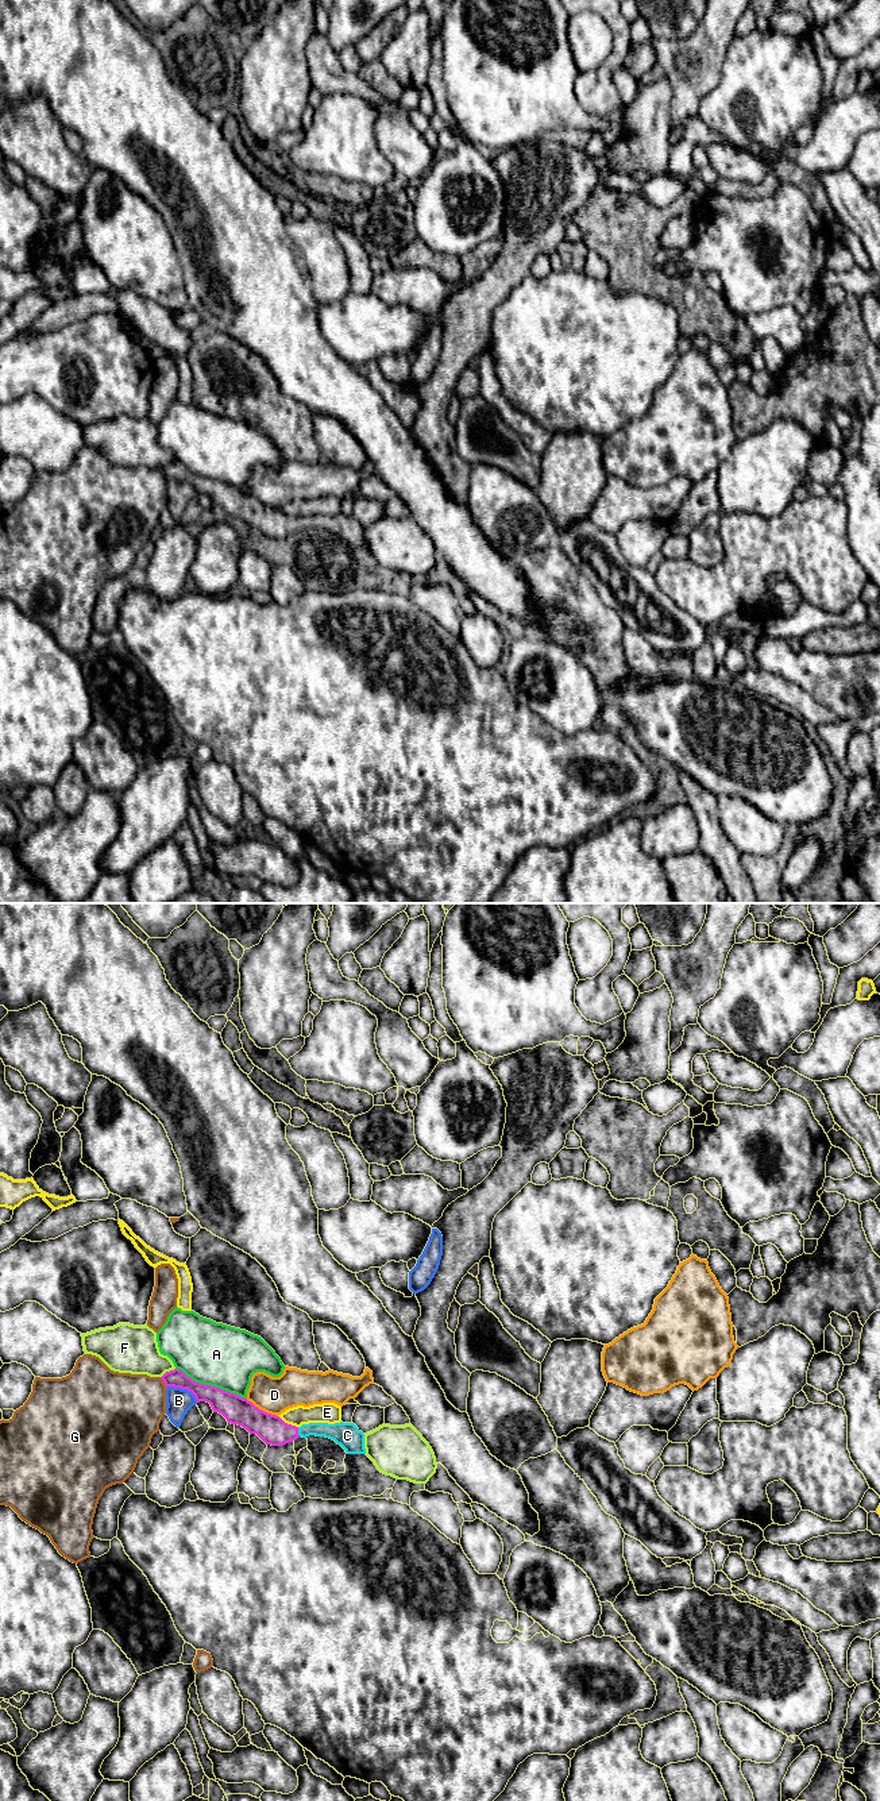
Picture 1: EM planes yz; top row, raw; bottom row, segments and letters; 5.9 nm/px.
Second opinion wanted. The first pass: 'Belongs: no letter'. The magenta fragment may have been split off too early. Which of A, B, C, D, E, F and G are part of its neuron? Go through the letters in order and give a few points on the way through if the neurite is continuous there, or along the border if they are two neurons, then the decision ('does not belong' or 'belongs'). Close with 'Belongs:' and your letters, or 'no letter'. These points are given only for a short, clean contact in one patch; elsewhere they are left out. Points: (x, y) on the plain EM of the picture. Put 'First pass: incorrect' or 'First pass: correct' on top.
First pass: incorrect
A: does not belong
B: does not belong
C: across yz (270, 521), (274, 524), (297, 524), (330, 523), (339, 525) | belongs
D: does not belong
E: does not belong
F: does not belong
G: does not belong
Belongs: C

